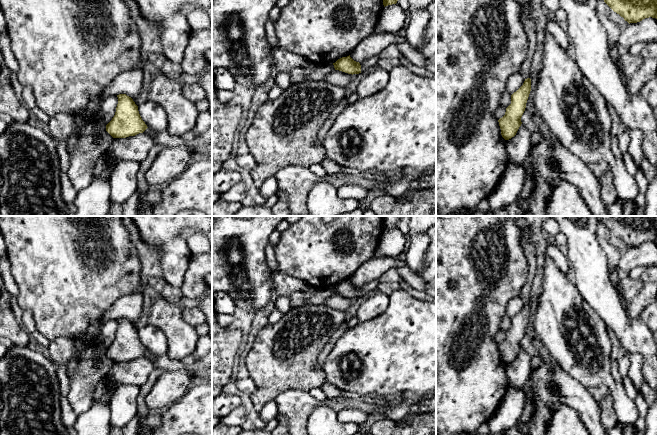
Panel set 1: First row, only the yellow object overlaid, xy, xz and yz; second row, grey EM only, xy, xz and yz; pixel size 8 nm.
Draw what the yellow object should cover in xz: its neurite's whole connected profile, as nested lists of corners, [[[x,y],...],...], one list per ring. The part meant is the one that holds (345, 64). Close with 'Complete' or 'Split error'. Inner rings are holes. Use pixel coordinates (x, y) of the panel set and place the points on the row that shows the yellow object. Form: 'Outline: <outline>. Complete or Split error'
Outline: [[[350,55],[342,57],[333,63],[335,70],[339,70],[348,74],[361,73],[361,65],[359,62],[354,61]]]. Complete

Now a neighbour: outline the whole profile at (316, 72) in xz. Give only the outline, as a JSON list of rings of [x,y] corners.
[[[312,64],[304,69],[307,81],[324,81],[335,70],[333,64]]]

